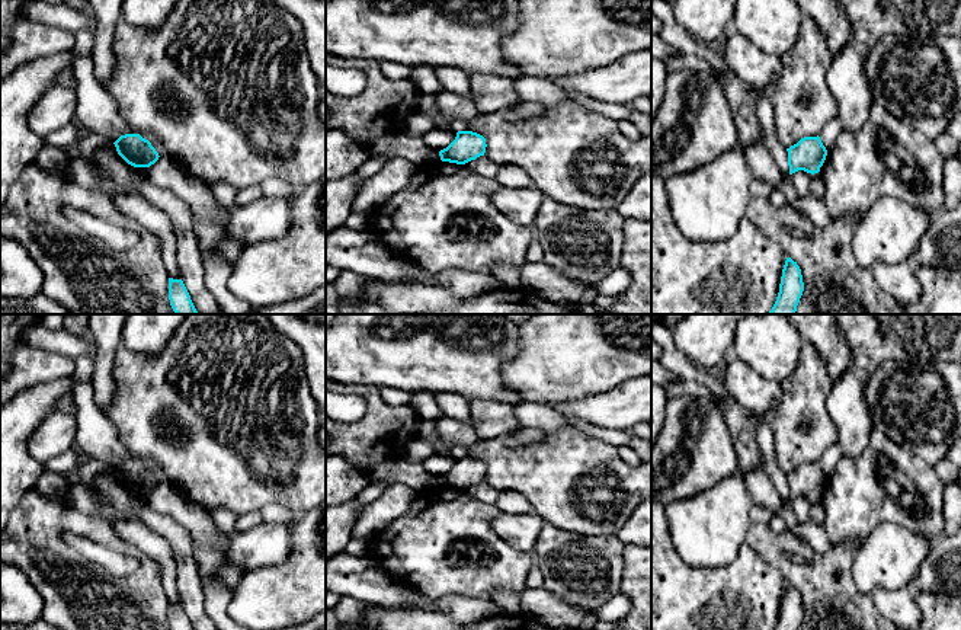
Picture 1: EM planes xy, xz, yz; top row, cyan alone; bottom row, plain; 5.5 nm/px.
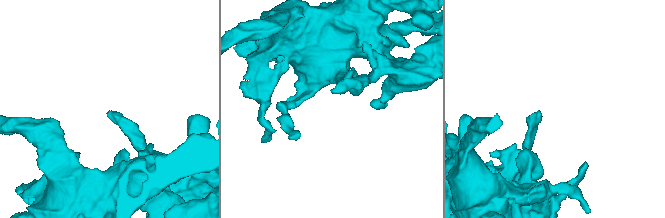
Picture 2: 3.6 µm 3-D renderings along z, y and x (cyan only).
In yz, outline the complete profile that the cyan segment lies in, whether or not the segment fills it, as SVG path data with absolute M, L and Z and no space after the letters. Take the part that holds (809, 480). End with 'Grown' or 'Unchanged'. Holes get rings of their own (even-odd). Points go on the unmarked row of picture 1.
M804 463L797 470L787 474L789 501L804 496L807 499L819 499L823 492L827 476L820 463Z. Unchanged

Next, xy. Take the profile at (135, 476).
M140 460L121 461L113 470L118 480L134 493L150 493L160 483L151 468Z. Unchanged

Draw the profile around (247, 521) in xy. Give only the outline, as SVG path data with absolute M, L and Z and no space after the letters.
M249 512L237 517L236 533L244 533L257 527L263 521L260 512Z

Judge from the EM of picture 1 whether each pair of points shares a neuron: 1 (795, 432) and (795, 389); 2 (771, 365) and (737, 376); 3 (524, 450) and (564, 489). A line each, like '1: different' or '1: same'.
1: same
2: different
3: same

